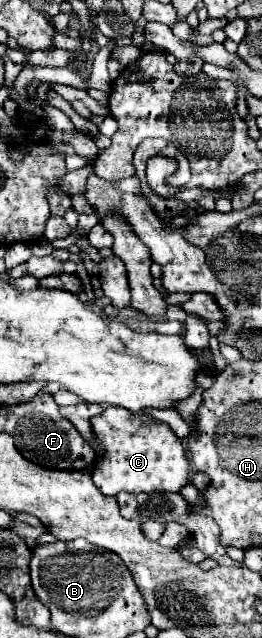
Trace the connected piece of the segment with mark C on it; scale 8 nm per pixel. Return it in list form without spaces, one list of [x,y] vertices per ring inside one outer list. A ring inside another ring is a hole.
[[[106,406],[104,412],[92,418],[92,430],[104,448],[104,456],[100,466],[92,472],[96,488],[106,496],[116,496],[118,492],[178,492],[182,486],[190,482],[190,460],[184,450],[182,440],[172,432],[172,428],[164,422],[154,420],[148,414],[132,414],[120,406]]]

